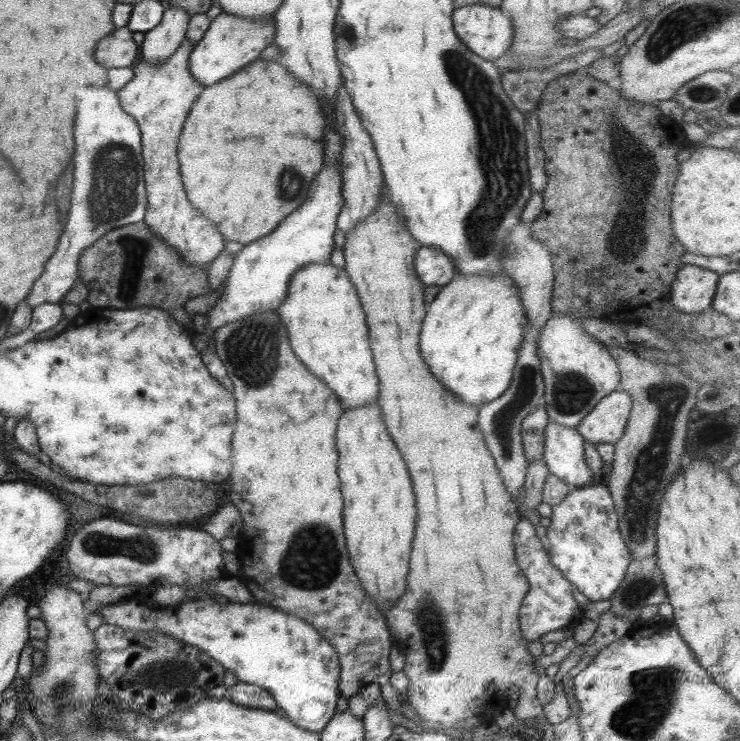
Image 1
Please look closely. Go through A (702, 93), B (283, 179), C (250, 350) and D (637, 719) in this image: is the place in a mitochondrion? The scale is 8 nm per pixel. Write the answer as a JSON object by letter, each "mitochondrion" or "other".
{"A":"mitochondrion","B":"mitochondrion","C":"mitochondrion","D":"mitochondrion"}

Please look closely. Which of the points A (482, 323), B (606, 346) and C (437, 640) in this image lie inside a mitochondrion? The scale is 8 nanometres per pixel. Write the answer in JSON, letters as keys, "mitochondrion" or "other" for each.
{"A":"other","B":"other","C":"mitochondrion"}

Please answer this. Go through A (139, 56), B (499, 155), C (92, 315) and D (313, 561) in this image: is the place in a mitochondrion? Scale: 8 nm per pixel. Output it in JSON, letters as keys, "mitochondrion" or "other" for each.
{"A":"other","B":"mitochondrion","C":"other","D":"mitochondrion"}

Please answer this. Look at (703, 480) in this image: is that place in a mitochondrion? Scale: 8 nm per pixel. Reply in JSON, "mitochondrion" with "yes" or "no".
{"mitochondrion":"no"}

